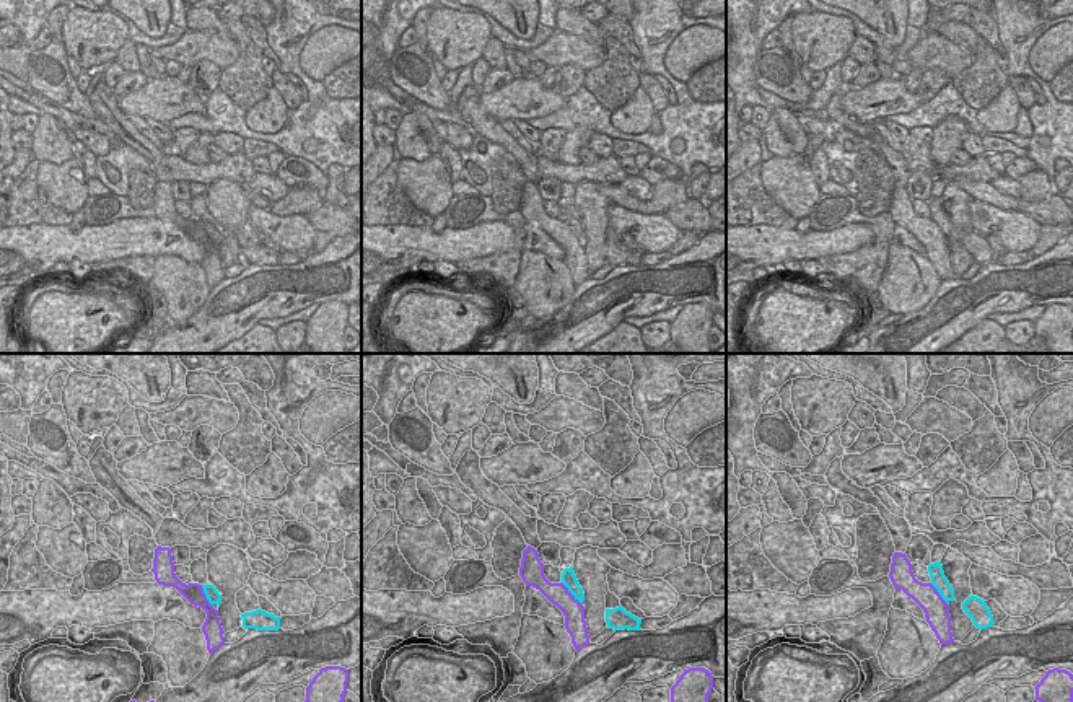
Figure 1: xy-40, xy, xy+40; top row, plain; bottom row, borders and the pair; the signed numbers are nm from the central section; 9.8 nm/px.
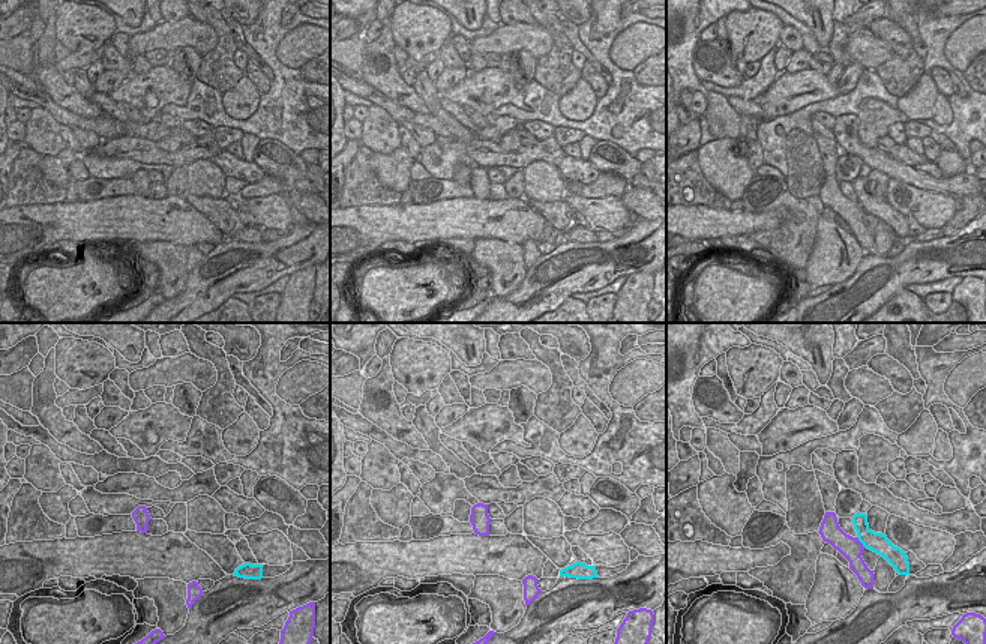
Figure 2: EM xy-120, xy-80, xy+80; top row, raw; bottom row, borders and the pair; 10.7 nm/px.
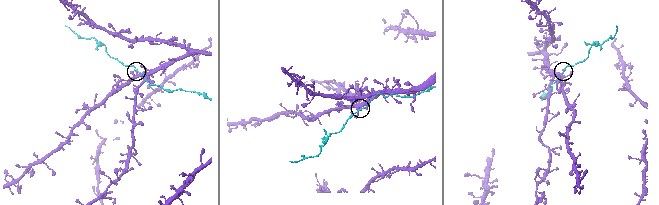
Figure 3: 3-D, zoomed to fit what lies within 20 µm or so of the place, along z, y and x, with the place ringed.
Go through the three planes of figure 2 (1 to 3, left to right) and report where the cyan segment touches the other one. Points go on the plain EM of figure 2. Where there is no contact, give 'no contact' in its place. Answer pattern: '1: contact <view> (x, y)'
1: no contact
2: no contact
3: contact xy+80 (860, 206)

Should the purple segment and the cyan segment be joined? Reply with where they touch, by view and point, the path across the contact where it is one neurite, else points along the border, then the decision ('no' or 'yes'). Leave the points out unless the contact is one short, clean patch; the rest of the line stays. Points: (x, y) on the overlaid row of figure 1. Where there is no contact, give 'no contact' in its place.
meets purple in xy at (570, 593); no

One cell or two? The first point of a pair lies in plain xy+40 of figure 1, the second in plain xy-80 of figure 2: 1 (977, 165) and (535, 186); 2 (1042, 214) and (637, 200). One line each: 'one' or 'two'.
1: two
2: one

